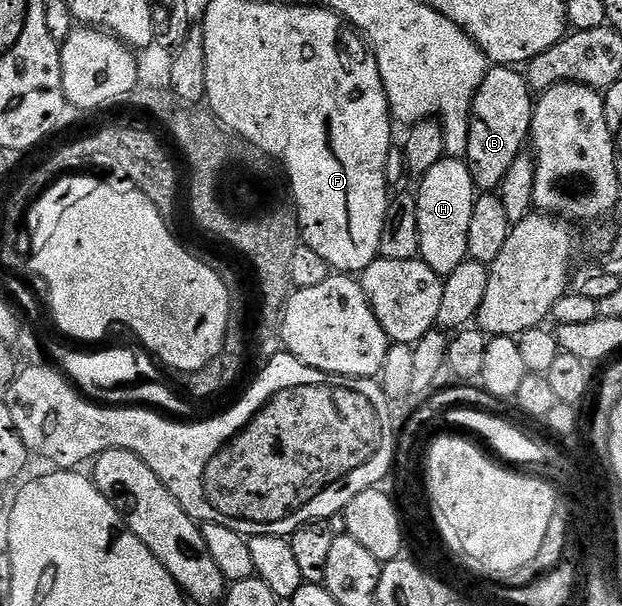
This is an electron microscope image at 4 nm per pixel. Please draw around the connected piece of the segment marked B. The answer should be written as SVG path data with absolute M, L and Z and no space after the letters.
M492 65L488 69L485 80L481 80L481 88L477 88L475 99L471 105L469 144L467 145L467 153L465 155L469 172L480 191L495 192L502 186L509 168L513 168L513 160L517 160L517 156L524 153L525 147L528 145L531 137L531 121L534 115L535 102L533 101L533 91L527 85L526 77L518 69L510 66Z

